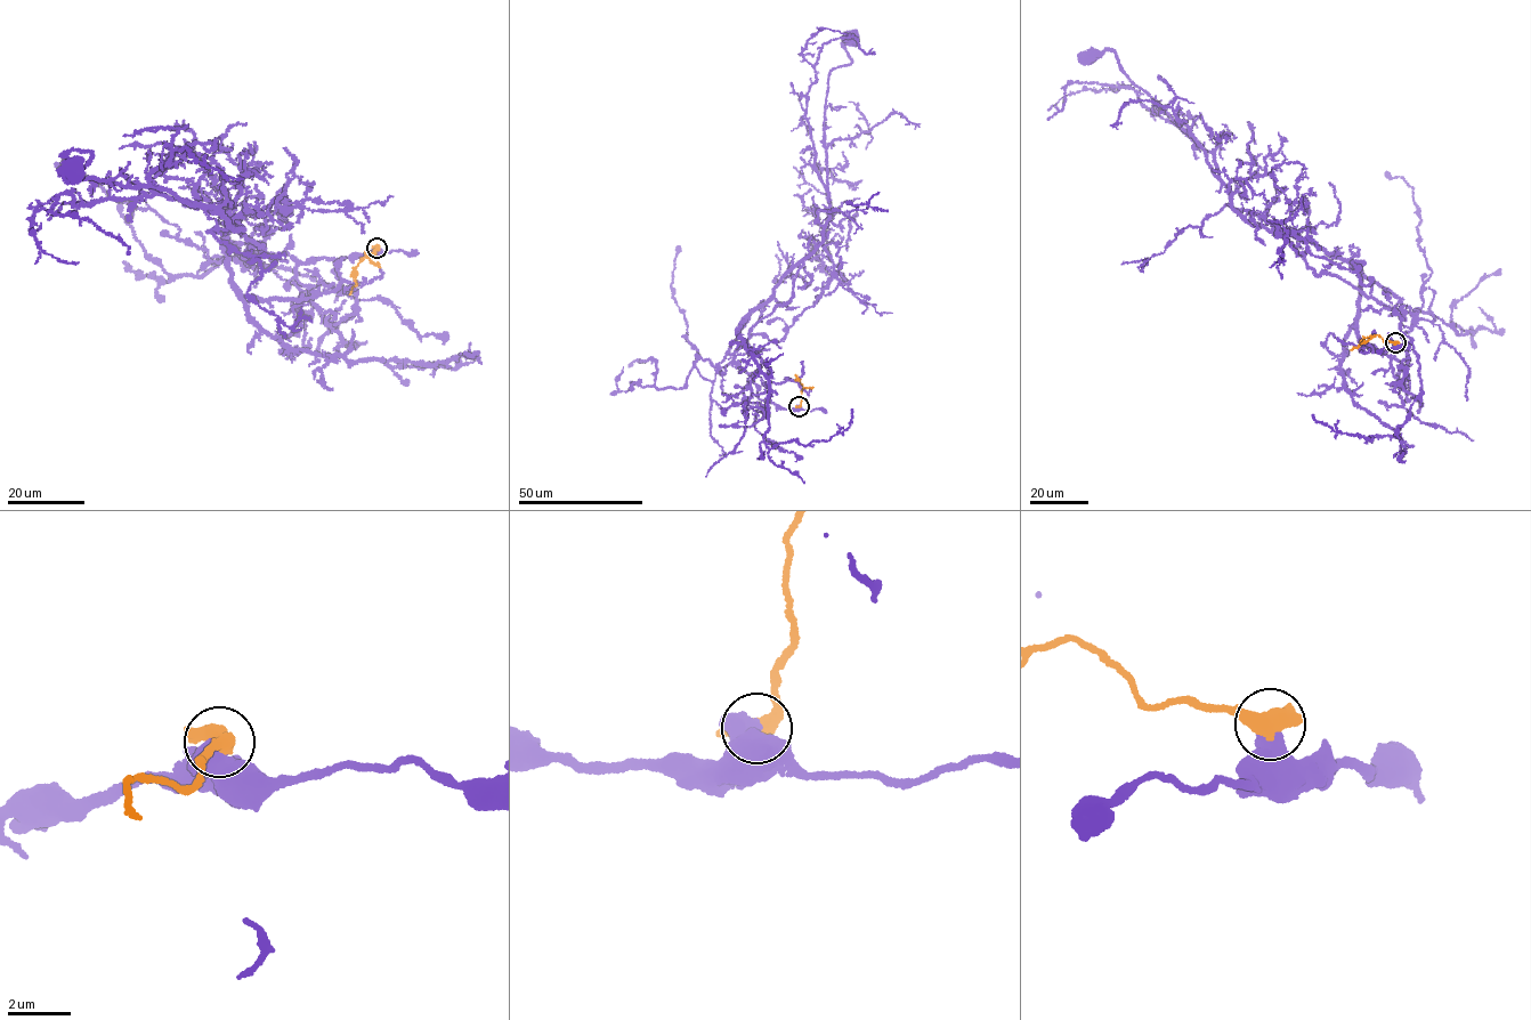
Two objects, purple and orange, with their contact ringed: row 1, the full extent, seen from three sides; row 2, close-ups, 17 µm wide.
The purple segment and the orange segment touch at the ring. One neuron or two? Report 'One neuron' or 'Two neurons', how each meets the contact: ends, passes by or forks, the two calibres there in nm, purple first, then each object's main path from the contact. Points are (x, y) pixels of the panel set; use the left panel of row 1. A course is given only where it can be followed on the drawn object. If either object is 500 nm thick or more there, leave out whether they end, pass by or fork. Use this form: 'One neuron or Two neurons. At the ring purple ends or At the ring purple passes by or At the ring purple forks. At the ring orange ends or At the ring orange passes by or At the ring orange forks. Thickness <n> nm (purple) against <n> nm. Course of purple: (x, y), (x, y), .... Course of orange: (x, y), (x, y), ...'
Two neurons. Thickness 650 nm (purple) against 500 nm. Course of purple: (377, 248), (246, 260), (261, 245), (211, 207), (83, 179), (91, 153), (77, 150), (65, 153), (71, 172). Course of orange: (377, 248), (372, 254), (365, 252), (357, 266), (356, 283), (349, 294)

